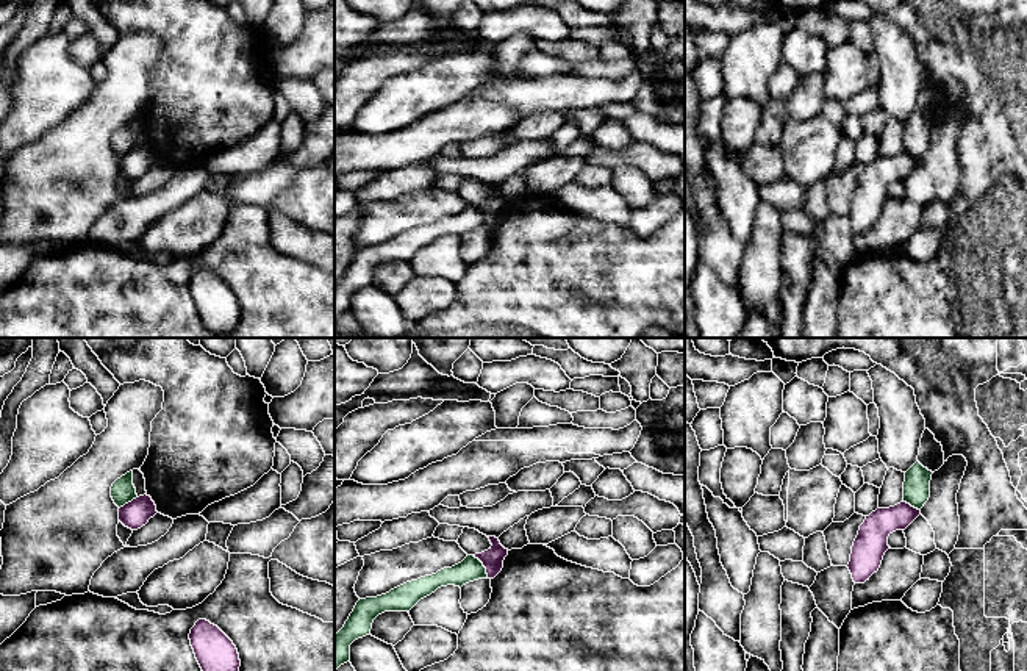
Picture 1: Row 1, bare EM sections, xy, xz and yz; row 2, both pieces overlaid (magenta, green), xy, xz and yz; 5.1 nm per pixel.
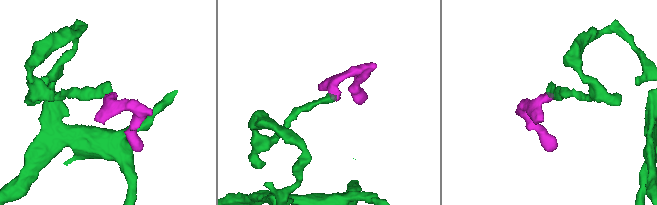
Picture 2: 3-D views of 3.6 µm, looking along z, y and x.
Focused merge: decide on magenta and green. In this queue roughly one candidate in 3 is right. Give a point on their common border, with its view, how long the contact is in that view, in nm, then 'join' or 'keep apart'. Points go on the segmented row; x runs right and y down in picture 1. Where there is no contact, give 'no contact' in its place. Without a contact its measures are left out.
contact xz (483, 565); length 150 nm; keep apart

